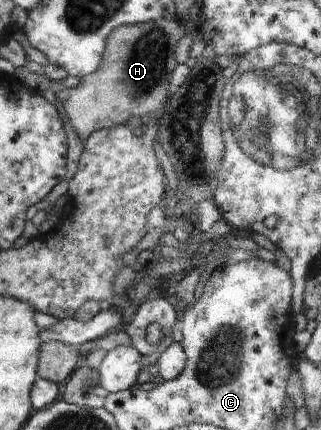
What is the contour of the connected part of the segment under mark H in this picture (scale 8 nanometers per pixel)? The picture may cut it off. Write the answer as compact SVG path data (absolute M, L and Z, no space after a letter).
M165 18L137 25L121 25L110 33L99 68L80 78L76 87L61 92L61 96L69 96L62 105L69 124L73 126L71 130L83 143L95 130L127 124L131 116L143 118L145 112L165 107L169 78L178 64L175 61L175 44L183 36L184 22Z

